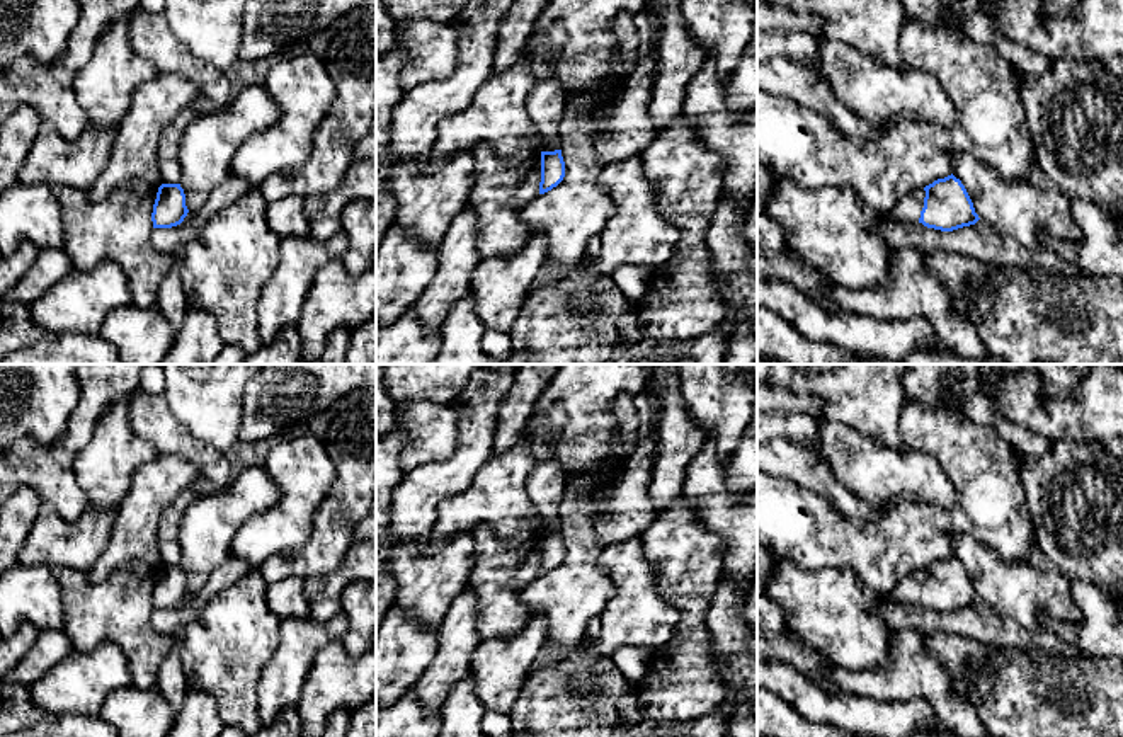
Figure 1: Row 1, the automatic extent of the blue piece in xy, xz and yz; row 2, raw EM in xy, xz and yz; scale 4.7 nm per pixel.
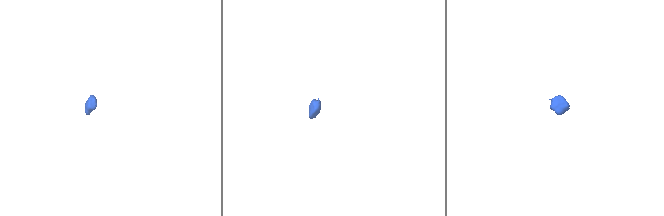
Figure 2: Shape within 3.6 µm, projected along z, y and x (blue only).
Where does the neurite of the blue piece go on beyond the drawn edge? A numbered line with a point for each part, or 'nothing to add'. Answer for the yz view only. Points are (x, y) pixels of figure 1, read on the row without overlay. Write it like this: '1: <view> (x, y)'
1: yz (909, 588)

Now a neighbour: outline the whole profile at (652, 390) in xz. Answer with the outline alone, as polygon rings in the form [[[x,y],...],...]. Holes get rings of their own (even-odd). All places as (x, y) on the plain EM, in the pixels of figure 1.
[[[641,364],[641,366],[650,374],[650,381],[648,381],[648,386],[647,386],[645,393],[652,400],[652,408],[653,408],[653,434],[657,434],[658,422],[660,422],[660,414],[662,414],[662,400],[660,400],[660,395],[658,395],[660,386],[652,378],[653,369],[655,369],[657,364]]]

